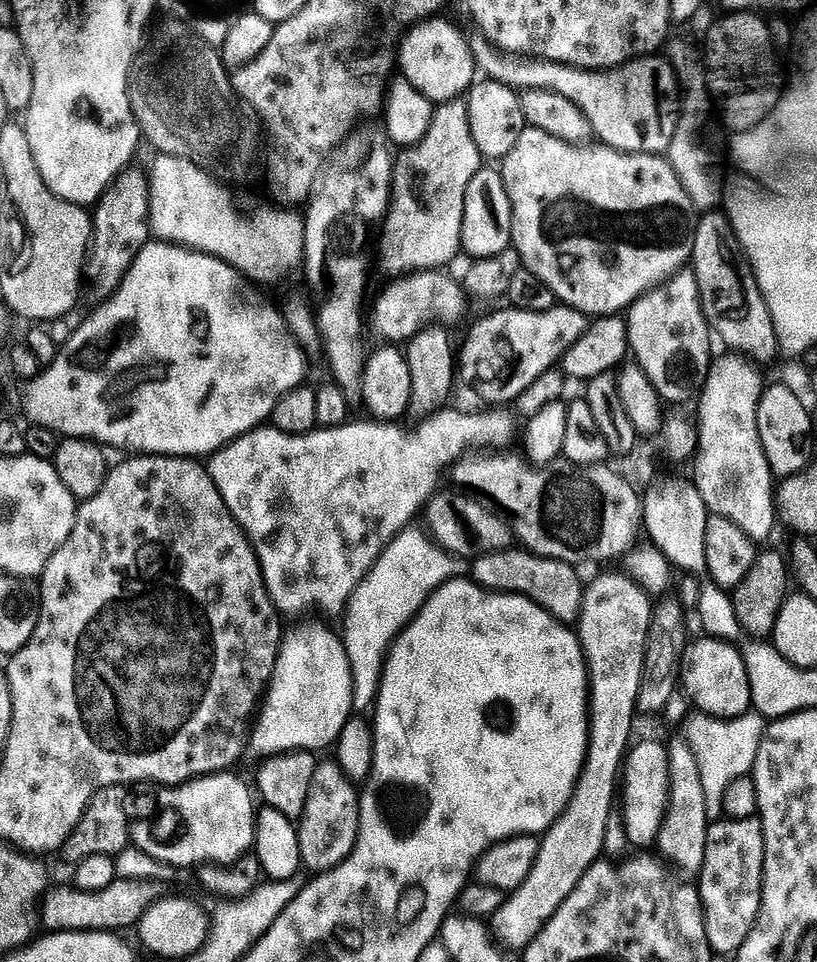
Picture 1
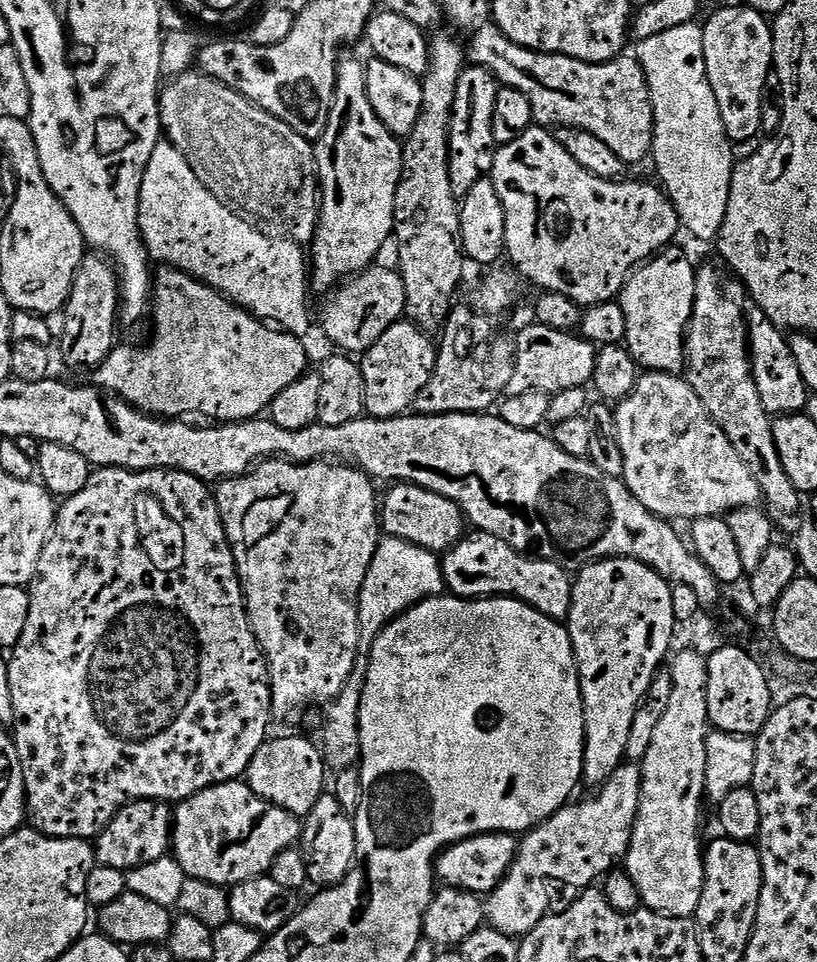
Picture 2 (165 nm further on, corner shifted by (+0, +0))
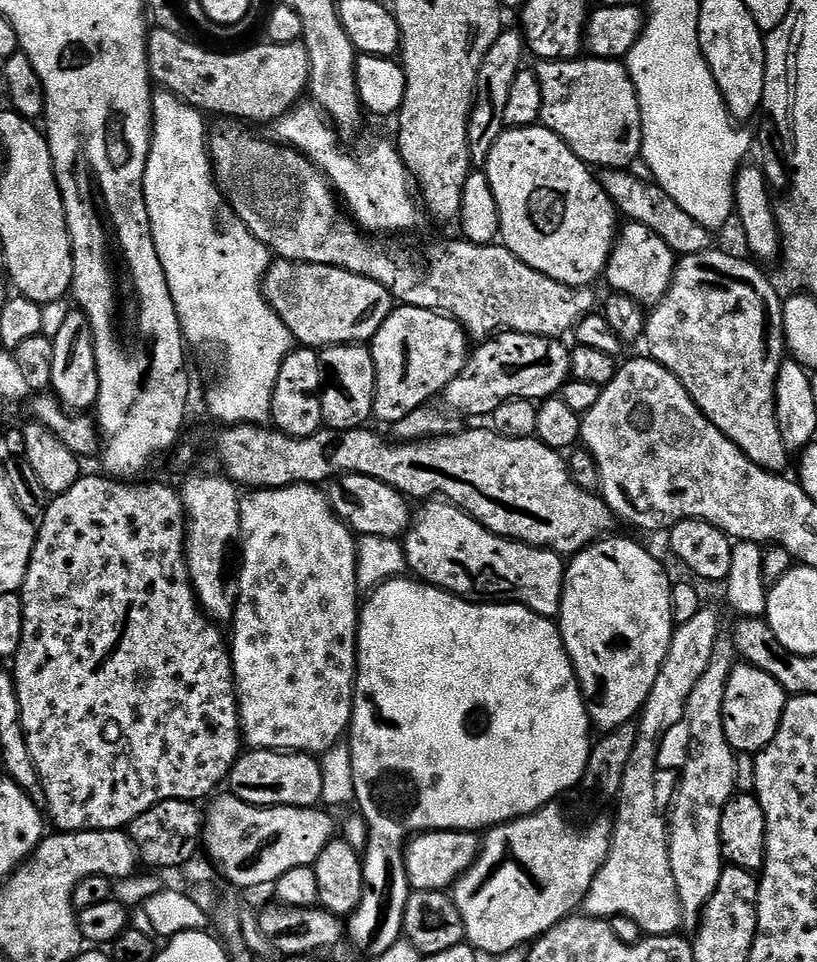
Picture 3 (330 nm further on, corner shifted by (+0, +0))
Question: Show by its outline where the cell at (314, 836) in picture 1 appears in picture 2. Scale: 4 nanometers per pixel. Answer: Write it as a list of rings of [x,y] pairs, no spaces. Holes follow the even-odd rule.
[[[333,794],[320,796],[318,802],[314,802],[314,810],[310,810],[308,815],[303,817],[302,835],[298,844],[304,854],[309,885],[317,884],[315,887],[323,890],[331,888],[333,884],[341,884],[356,863],[356,826],[353,817],[348,816]]]

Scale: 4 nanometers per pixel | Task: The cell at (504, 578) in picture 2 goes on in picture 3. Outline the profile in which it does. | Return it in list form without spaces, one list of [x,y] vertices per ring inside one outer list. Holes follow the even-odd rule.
[[[447,502],[425,504],[428,505],[421,512],[419,509],[415,513],[402,540],[408,568],[416,571],[415,575],[421,581],[443,588],[445,592],[461,598],[503,598],[508,602],[523,604],[525,608],[529,608],[539,616],[559,617],[566,564],[557,553],[550,552],[547,548],[533,548],[532,545],[522,544],[519,540],[509,540],[506,536],[499,536],[497,532],[491,532],[455,504]]]

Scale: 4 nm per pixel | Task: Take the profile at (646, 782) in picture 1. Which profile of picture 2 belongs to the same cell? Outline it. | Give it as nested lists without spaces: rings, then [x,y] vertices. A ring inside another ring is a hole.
[[[625,762],[612,772],[605,784],[599,785],[597,796],[589,800],[577,799],[569,802],[555,812],[549,820],[543,820],[531,829],[519,841],[516,849],[516,860],[504,876],[501,884],[492,891],[486,900],[486,920],[497,932],[513,938],[523,938],[528,935],[538,922],[542,922],[549,915],[552,904],[551,880],[561,876],[570,887],[575,890],[587,890],[597,883],[596,876],[604,878],[612,869],[617,867],[616,860],[623,861],[628,854],[628,847],[632,841],[634,822],[638,818],[638,802],[642,794],[642,774],[640,764]]]

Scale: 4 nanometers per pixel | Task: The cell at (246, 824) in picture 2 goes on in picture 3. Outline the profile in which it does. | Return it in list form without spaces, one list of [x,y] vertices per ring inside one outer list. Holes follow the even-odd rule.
[[[225,794],[221,800],[211,801],[212,809],[206,812],[204,822],[203,847],[208,848],[212,860],[224,867],[229,880],[240,888],[260,888],[263,884],[275,885],[277,880],[295,868],[306,868],[315,865],[318,854],[326,850],[338,832],[335,824],[326,813],[314,808],[259,808],[242,802],[236,796]]]

